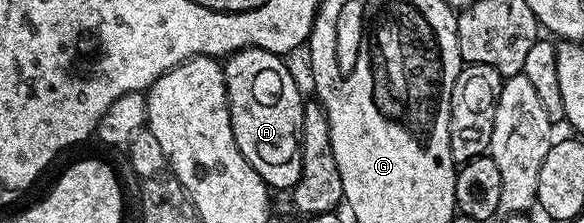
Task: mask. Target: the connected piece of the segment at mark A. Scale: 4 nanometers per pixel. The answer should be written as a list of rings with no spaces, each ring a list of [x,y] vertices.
[[[245,47],[225,56],[222,63],[224,85],[228,93],[228,109],[232,121],[232,137],[236,137],[236,149],[244,153],[244,161],[260,173],[267,188],[275,192],[289,192],[300,181],[302,168],[302,109],[304,98],[292,72],[286,68],[287,60],[276,53],[268,53],[268,49]]]

